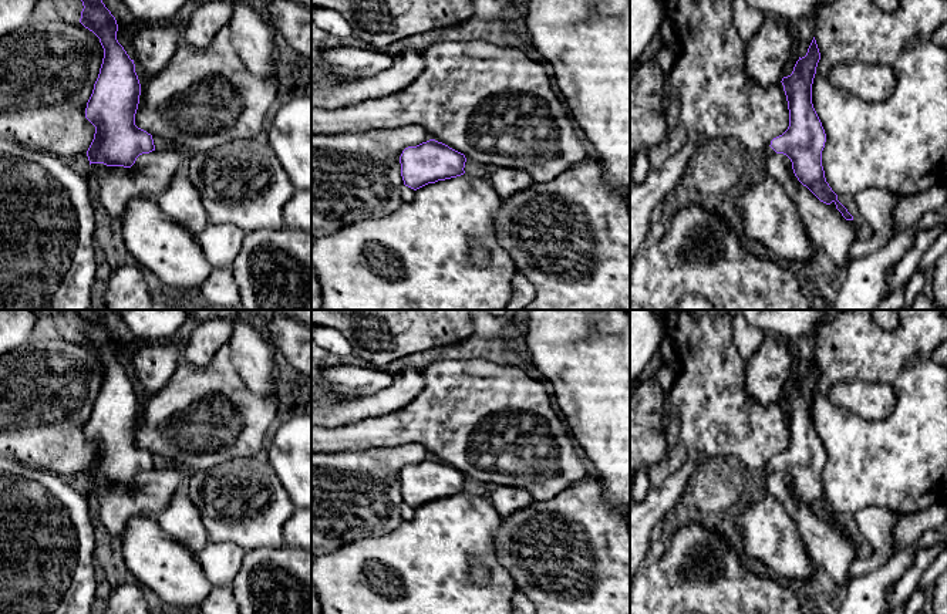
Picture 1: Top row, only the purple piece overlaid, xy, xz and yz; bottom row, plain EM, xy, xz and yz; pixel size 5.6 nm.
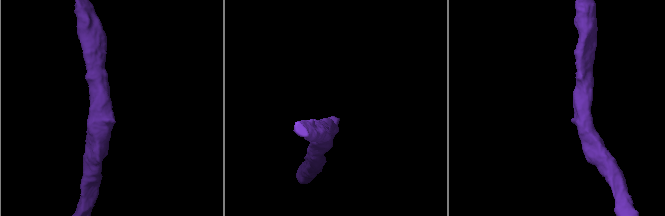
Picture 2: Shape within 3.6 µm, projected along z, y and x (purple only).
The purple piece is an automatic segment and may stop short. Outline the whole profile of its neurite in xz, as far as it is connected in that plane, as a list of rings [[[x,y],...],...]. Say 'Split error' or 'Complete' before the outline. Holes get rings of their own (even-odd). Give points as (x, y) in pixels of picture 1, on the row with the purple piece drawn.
Complete. [[[435,139],[408,146],[400,156],[404,185],[414,190],[464,175],[465,162],[464,154]]]

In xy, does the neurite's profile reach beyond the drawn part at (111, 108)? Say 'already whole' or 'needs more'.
already whole

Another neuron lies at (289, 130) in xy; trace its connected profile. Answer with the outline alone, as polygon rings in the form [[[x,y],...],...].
[[[311,92],[289,98],[284,105],[270,115],[264,132],[296,190],[311,189]]]

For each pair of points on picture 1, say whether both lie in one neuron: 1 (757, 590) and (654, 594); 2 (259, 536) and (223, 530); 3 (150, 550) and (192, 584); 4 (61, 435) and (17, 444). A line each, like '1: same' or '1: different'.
1: same
2: same
3: same
4: same

